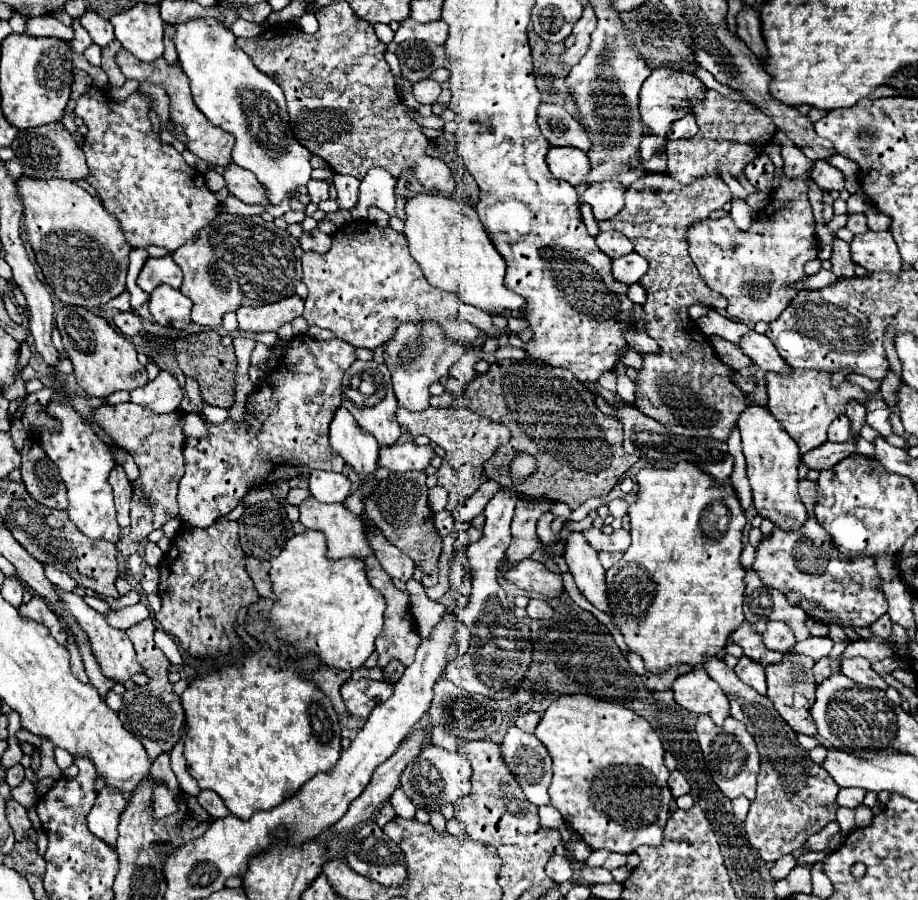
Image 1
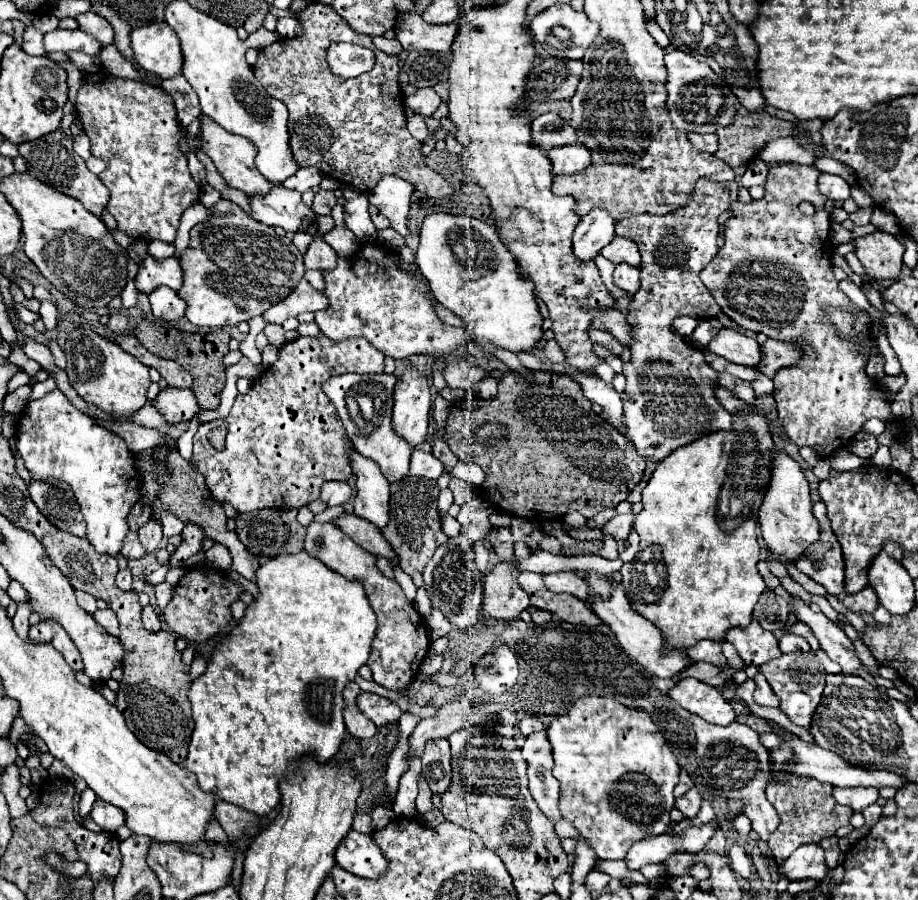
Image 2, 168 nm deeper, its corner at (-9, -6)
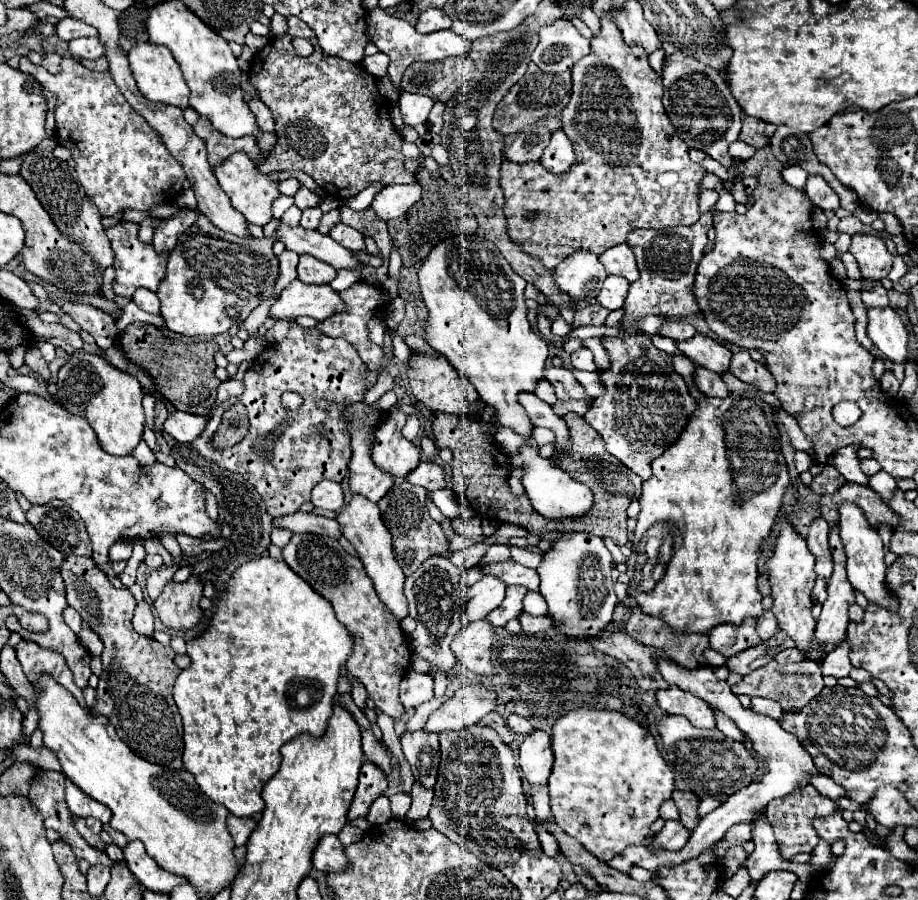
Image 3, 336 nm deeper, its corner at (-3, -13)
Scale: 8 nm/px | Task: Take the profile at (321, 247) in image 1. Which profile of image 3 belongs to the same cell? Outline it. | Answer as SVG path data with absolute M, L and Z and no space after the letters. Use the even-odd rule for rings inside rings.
M302 255L298 263L298 279L304 283L330 283L336 277L336 269L314 255Z

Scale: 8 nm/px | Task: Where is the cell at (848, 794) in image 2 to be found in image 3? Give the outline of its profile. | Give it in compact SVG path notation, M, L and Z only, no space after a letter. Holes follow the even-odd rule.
M818 775L818 777L812 777L810 783L820 791L820 795L832 799L832 801L838 801L840 797L844 797L844 787L840 787L838 783L834 783L830 777L824 777L824 775Z

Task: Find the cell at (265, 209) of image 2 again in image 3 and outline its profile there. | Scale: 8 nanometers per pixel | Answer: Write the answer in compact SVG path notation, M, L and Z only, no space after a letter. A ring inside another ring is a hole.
M280 223L276 229L278 239L286 245L286 249L296 251L298 255L310 253L326 263L330 263L334 269L354 269L360 265L360 261L352 255L352 251L340 247L330 235L322 235L320 231L308 231L300 225L290 227L286 223Z

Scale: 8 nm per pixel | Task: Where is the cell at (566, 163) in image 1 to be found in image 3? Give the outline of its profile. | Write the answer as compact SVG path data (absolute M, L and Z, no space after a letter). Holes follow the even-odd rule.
M564 131L552 133L552 139L550 139L548 147L544 149L540 163L546 167L546 171L556 173L556 175L564 175L572 167L572 163L576 163L572 143L564 135Z

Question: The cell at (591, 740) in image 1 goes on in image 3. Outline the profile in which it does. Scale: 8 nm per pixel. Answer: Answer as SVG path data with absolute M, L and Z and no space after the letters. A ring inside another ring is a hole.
M574 709L560 717L552 727L554 767L548 781L550 807L562 831L582 843L602 861L612 859L628 845L642 845L652 833L650 825L658 819L658 809L674 791L674 773L658 753L654 735L618 711Z

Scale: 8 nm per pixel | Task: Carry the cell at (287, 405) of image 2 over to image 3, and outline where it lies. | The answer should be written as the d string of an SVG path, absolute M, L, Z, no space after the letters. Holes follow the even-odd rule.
M294 323L284 341L268 345L252 363L244 377L244 393L230 397L222 405L222 411L238 401L246 407L250 419L246 437L224 451L210 447L210 439L218 429L216 411L214 417L208 419L200 439L194 439L190 447L218 467L240 473L262 495L268 515L274 519L296 513L304 503L310 503L310 491L316 483L324 479L340 483L346 477L352 449L340 405L364 399L368 373L368 367L364 367L358 351L348 341L332 339L318 329L304 329ZM282 391L300 393L304 397L302 407L296 411L284 409L280 403Z

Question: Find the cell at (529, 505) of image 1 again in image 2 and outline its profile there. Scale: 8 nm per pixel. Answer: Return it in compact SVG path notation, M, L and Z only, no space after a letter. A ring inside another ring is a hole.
M496 564L484 578L484 600L480 614L488 620L510 622L530 606L530 598L518 588L518 572L514 564Z

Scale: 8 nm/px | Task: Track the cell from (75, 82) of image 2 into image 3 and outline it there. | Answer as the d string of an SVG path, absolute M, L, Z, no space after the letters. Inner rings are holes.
M54 51L46 53L44 59L42 59L42 65L44 65L50 73L54 73L54 75L60 71L60 63L62 63L62 57L60 57L58 53L54 53Z

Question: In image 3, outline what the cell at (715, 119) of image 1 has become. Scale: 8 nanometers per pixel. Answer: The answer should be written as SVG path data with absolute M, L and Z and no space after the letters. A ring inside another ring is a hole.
M742 117L742 131L740 131L740 141L750 143L756 147L756 143L768 143L768 137L764 133L764 121L756 117Z

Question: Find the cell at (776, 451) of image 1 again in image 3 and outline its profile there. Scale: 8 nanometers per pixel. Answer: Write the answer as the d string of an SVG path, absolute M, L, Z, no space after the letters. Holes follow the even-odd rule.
M778 517L778 537L772 551L772 557L766 561L766 573L772 587L772 613L776 615L778 627L788 633L792 639L796 639L796 647L808 657L816 655L812 651L812 631L816 631L816 621L812 617L812 587L816 581L814 573L814 555L808 551L806 539L796 531L796 527L790 523L788 517Z

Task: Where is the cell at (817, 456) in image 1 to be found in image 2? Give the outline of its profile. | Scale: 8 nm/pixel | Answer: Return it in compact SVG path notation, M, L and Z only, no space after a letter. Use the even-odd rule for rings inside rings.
M858 432L854 436L854 440L850 442L850 452L860 456L860 458L870 458L874 452L878 450L878 442L872 434L866 434L866 432Z

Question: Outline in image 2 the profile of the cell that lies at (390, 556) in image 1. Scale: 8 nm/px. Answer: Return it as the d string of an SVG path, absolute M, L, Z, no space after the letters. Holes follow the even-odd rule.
M342 514L342 516L334 518L332 524L342 528L342 532L346 532L346 536L350 536L356 544L360 544L370 554L380 554L388 560L392 560L396 556L394 550L390 548L390 544L384 540L382 532L374 524L362 520L354 514Z

